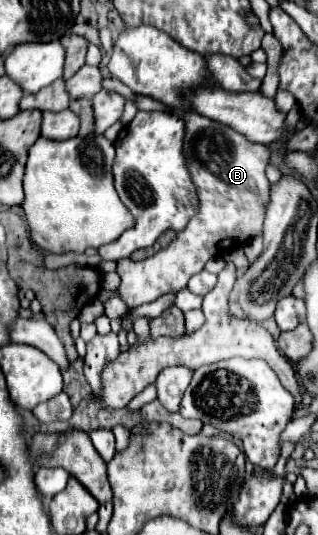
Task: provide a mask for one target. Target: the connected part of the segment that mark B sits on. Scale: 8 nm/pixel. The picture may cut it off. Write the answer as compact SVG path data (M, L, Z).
M187 113L183 119L187 127L183 151L197 187L199 213L181 233L177 233L167 249L143 261L119 261L119 295L131 309L151 303L165 293L175 293L187 287L187 281L195 273L203 271L211 257L223 253L229 243L243 245L245 241L263 233L265 207L269 203L269 181L265 177L265 167L271 159L271 149L267 145L253 143L231 127L199 113Z

